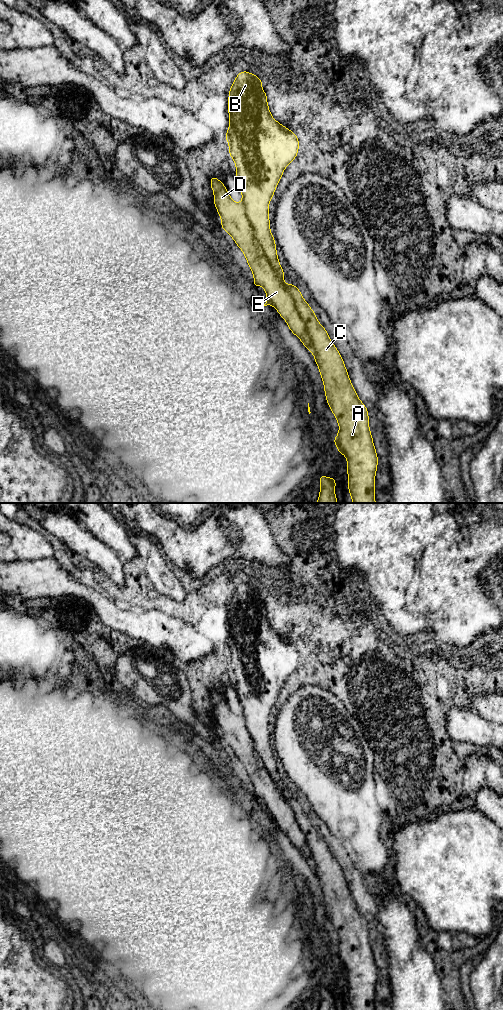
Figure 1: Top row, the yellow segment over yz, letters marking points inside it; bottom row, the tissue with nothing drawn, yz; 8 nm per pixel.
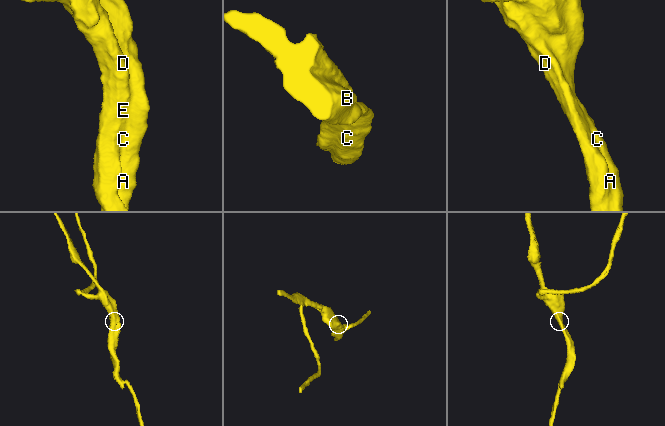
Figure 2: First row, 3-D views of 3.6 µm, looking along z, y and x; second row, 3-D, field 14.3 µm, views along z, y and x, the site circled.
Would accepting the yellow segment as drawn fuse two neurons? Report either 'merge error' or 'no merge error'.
merge error

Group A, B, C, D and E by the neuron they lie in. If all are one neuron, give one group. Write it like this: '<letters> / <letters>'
A B C / D E

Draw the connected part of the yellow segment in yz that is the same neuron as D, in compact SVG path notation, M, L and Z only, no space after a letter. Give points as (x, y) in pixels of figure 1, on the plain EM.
M216 689L210 690L210 697L214 705L214 717L221 729L222 741L233 750L244 765L254 788L252 798L262 798L266 804L267 812L264 818L272 817L286 833L291 844L314 867L305 835L298 826L293 809L281 789L275 784L263 759L257 753L254 741L247 730L244 716L233 713L225 696Z

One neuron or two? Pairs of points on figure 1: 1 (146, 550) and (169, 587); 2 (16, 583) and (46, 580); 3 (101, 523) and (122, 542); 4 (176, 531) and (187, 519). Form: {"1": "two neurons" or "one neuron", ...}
{"1": "one neuron", "2": "one neuron", "3": "one neuron", "4": "two neurons"}

